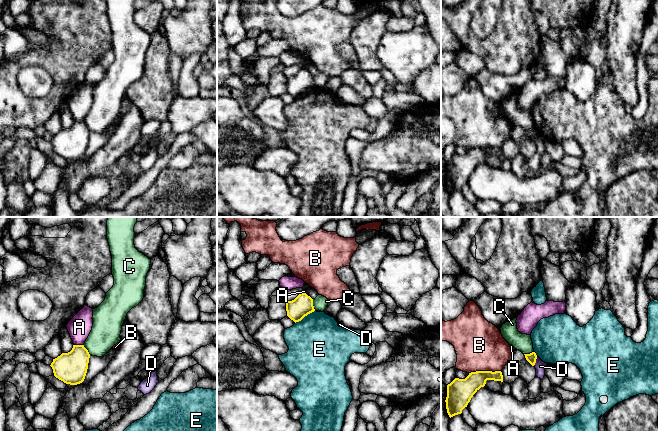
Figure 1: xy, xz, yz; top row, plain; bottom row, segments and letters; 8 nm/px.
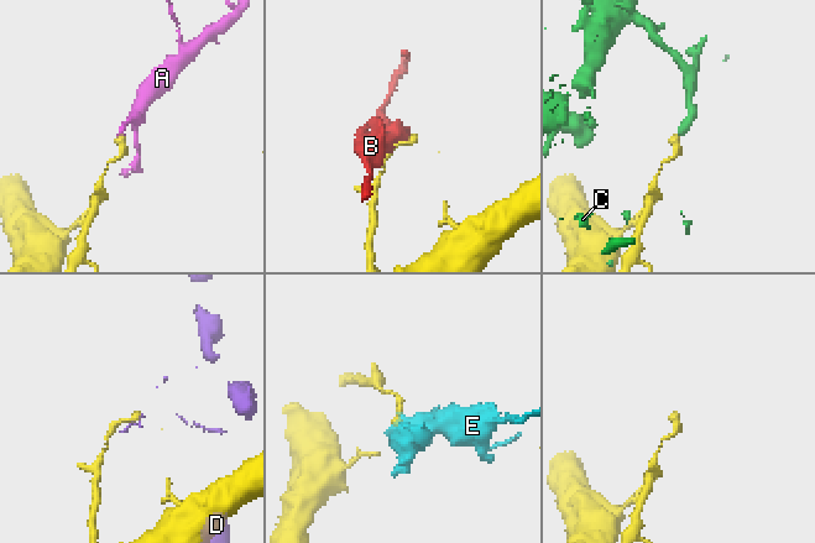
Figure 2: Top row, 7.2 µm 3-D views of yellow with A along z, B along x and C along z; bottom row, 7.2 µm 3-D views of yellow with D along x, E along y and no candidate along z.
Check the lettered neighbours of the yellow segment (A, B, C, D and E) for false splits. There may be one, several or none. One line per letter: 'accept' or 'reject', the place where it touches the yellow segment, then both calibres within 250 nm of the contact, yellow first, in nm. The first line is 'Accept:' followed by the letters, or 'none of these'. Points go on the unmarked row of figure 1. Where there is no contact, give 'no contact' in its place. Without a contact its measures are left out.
Accept: none of these
A: reject | xy (79, 121) | 260/190 nm
B: reject | yz (484, 147) | 200/400 nm
C: reject | xz (312, 81) | 170/120 nm
D: reject | yz (535, 137) | 80/90 nm
E: reject | xz (304, 92) | 170/460 nm

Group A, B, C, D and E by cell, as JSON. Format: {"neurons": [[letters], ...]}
{"neurons": [["A"], ["B"], ["C"], ["D"], ["E"]]}

